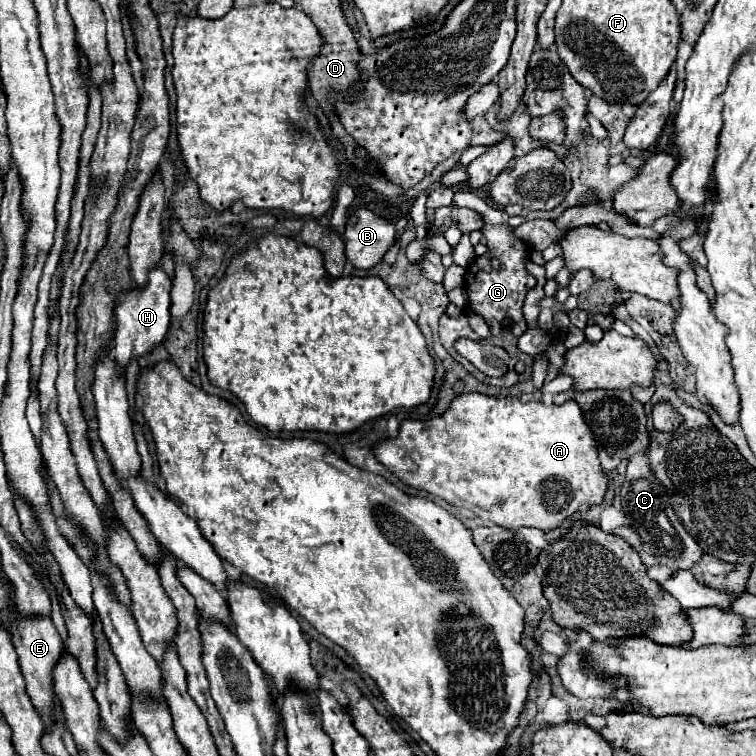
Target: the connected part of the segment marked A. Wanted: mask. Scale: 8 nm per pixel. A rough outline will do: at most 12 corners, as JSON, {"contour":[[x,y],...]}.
{"contour":[[463,393],[373,453],[505,529],[555,529],[607,475],[575,401]]}

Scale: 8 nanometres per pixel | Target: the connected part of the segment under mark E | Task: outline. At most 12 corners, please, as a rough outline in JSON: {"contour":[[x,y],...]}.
{"contour":[[51,619],[11,627],[27,695],[51,729],[61,705],[53,671],[63,651]]}

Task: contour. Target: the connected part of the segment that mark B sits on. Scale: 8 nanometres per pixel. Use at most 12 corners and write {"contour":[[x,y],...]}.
{"contour":[[369,209],[347,219],[343,241],[357,269],[395,243],[395,225]]}

